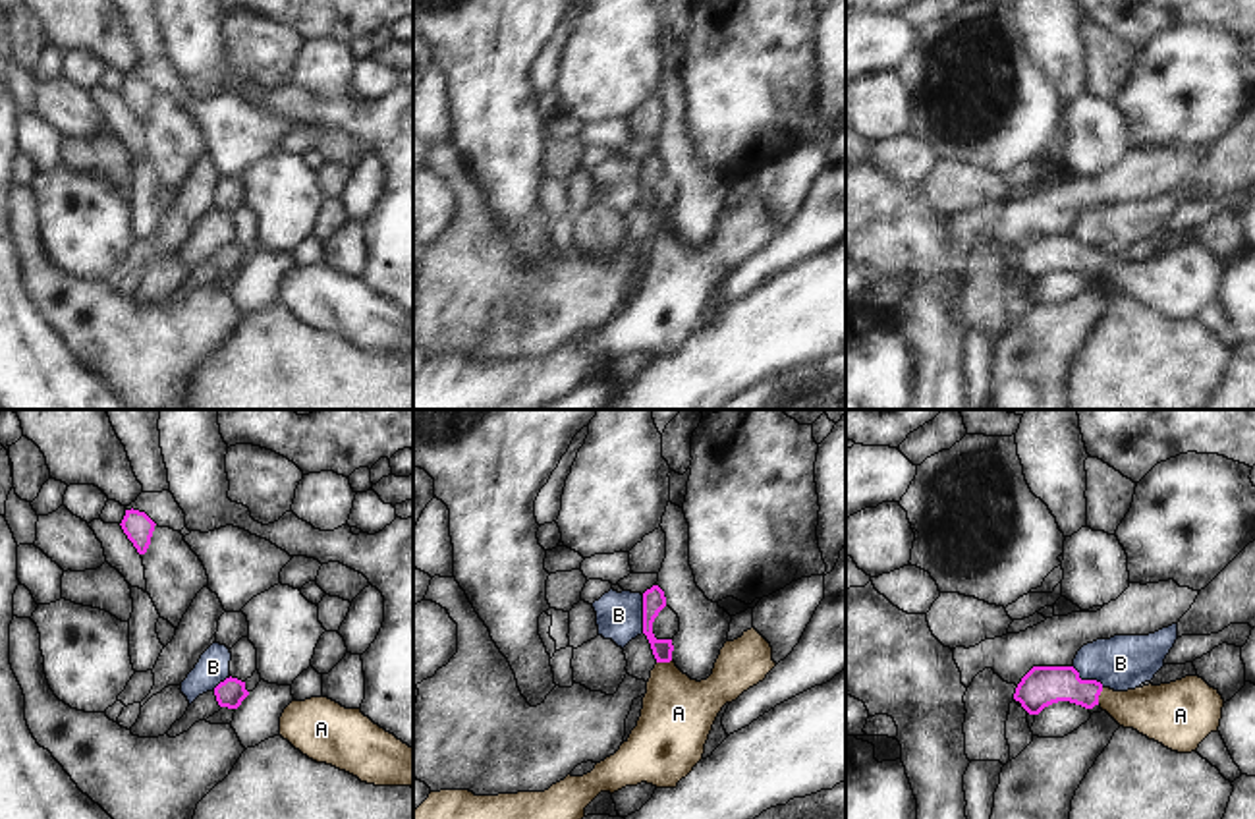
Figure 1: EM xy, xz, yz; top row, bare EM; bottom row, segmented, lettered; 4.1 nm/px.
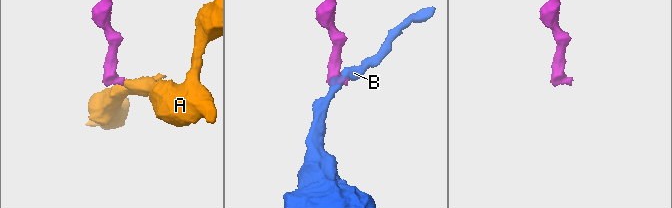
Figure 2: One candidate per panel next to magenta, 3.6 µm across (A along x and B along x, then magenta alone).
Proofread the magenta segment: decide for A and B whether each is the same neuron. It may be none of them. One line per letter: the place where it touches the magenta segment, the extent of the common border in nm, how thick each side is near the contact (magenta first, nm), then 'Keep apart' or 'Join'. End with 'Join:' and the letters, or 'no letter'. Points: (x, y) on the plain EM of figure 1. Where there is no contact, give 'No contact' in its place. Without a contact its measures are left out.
A: Touches magenta at yz (1099, 261). Shared border 80 nm. Thickness 170 nm (magenta) against 220 nm. Join
B: Touches magenta at xz (643, 182). Shared border 160 nm. Thickness 100 nm (magenta) against 190 nm. Keep apart
Join: A.

